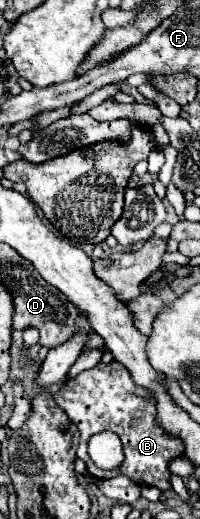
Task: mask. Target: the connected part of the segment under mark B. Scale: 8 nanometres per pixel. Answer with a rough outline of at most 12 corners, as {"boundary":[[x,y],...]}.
{"boundary":[[119,362],[63,382],[55,402],[81,432],[121,438],[115,470],[139,486],[171,490],[169,460],[183,440],[155,424],[155,398]]}

